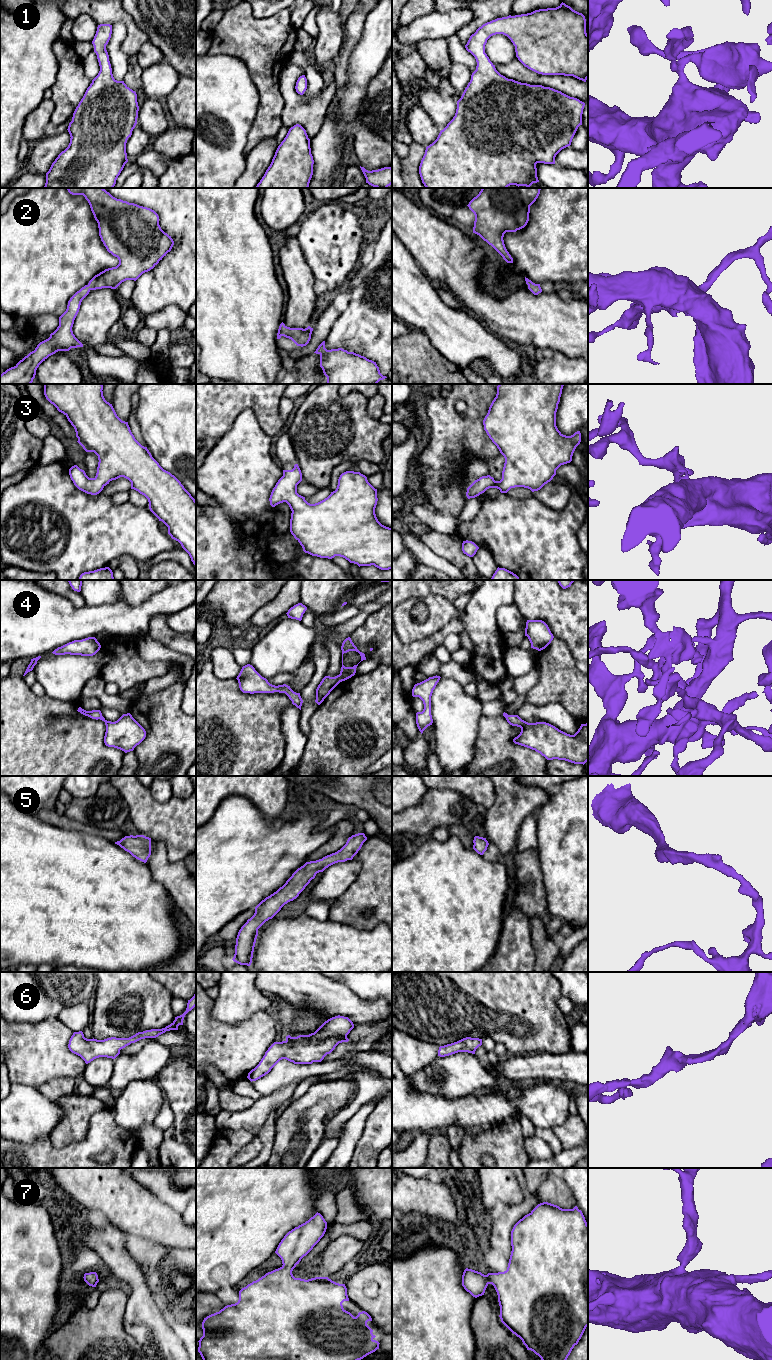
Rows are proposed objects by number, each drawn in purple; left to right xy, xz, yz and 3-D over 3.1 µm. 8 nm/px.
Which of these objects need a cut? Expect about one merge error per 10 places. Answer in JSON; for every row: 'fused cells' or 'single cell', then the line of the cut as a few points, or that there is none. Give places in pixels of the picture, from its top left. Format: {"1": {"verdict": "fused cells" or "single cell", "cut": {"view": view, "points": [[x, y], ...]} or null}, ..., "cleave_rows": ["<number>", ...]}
{"1": {"verdict": "single cell", "cut": null}, "2": {"verdict": "single cell", "cut": null}, "3": {"verdict": "single cell", "cut": null}, "4": {"verdict": "single cell", "cut": null}, "5": {"verdict": "single cell", "cut": null}, "6": {"verdict": "single cell", "cut": null}, "7": {"verdict": "single cell", "cut": null}, "cleave_rows": []}

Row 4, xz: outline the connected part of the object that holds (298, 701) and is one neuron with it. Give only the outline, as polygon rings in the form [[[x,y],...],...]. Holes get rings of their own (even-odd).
[[[250,664],[242,667],[236,679],[243,693],[285,693],[292,701],[292,704],[301,710],[303,700],[300,693],[294,692],[290,686],[286,684],[278,686],[270,684],[268,680],[262,677]]]

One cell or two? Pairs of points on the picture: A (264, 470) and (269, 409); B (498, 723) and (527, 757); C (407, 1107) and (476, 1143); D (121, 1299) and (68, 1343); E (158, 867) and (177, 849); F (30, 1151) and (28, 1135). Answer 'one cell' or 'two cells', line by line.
A: two cells
B: one cell
C: two cells
D: one cell
E: two cells
F: two cells

